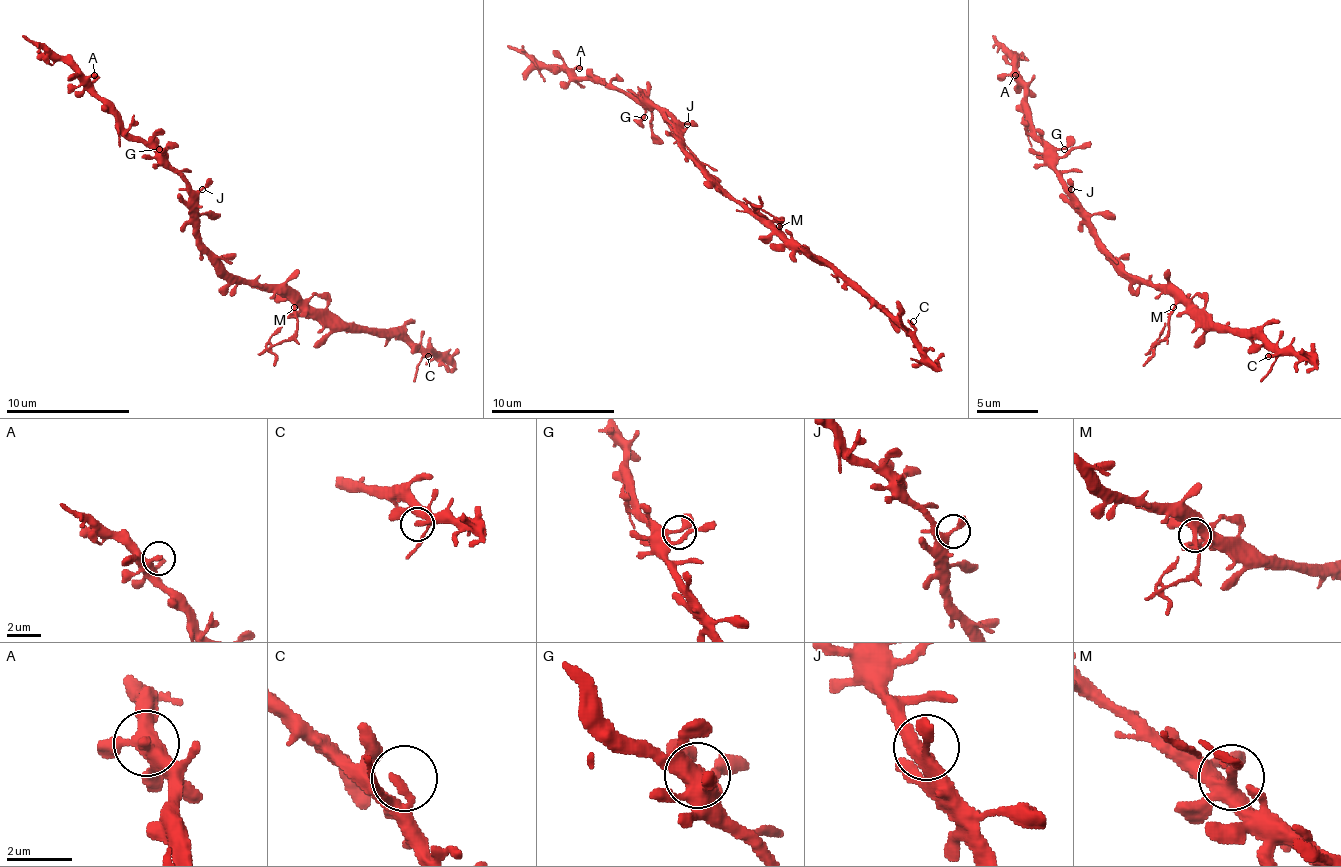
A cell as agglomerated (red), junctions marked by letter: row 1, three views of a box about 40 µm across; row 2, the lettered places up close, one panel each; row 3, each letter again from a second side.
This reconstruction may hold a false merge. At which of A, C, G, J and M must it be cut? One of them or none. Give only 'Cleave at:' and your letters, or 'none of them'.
Cleave at: M

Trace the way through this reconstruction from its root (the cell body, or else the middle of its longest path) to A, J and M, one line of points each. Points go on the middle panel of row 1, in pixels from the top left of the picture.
A: (706, 173), (684, 151), (681, 130), (666, 114), (644, 108), (607, 83), (582, 80), (573, 71), (579, 68)
J: (706, 173), (684, 151), (684, 127), (687, 124)
M: (706, 173), (774, 229), (780, 225)

